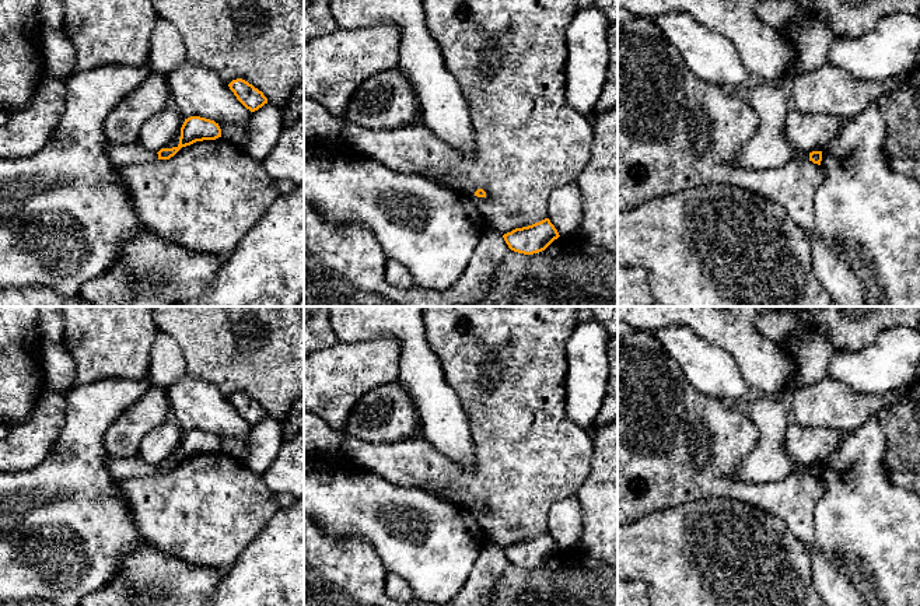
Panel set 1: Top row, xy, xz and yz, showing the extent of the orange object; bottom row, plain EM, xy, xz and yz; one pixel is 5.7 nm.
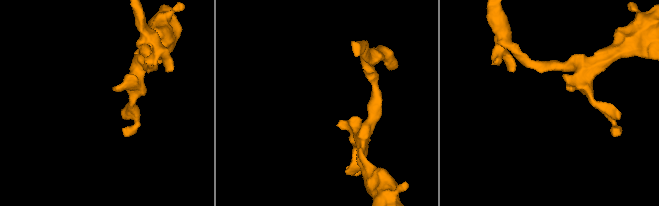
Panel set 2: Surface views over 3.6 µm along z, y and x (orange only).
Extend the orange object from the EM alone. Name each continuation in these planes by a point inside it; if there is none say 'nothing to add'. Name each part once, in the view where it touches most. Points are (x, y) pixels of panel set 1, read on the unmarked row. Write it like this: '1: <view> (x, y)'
nothing to add

